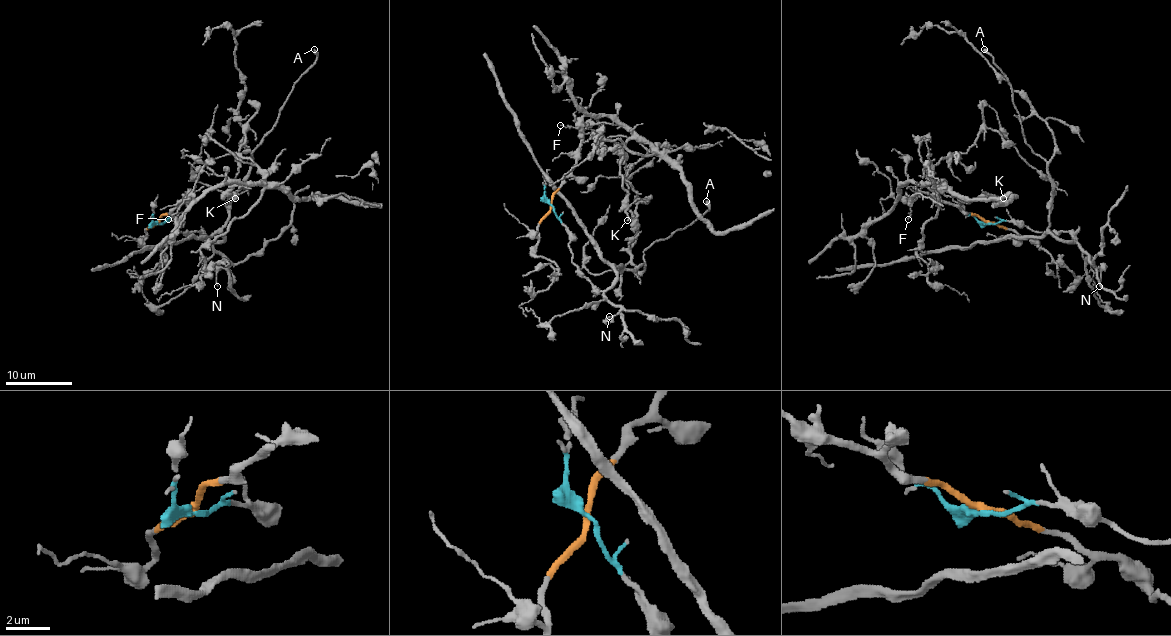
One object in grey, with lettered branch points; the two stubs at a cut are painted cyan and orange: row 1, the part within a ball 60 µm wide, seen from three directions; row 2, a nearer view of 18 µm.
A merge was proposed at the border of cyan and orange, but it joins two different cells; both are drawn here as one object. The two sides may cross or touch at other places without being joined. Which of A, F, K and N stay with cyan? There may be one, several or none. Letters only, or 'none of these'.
A, N

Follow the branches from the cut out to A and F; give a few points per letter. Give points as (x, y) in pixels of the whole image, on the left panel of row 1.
A: (158, 223), (223, 240), (228, 200), (314, 48)
F: (158, 223), (189, 193), (186, 208), (168, 220)

